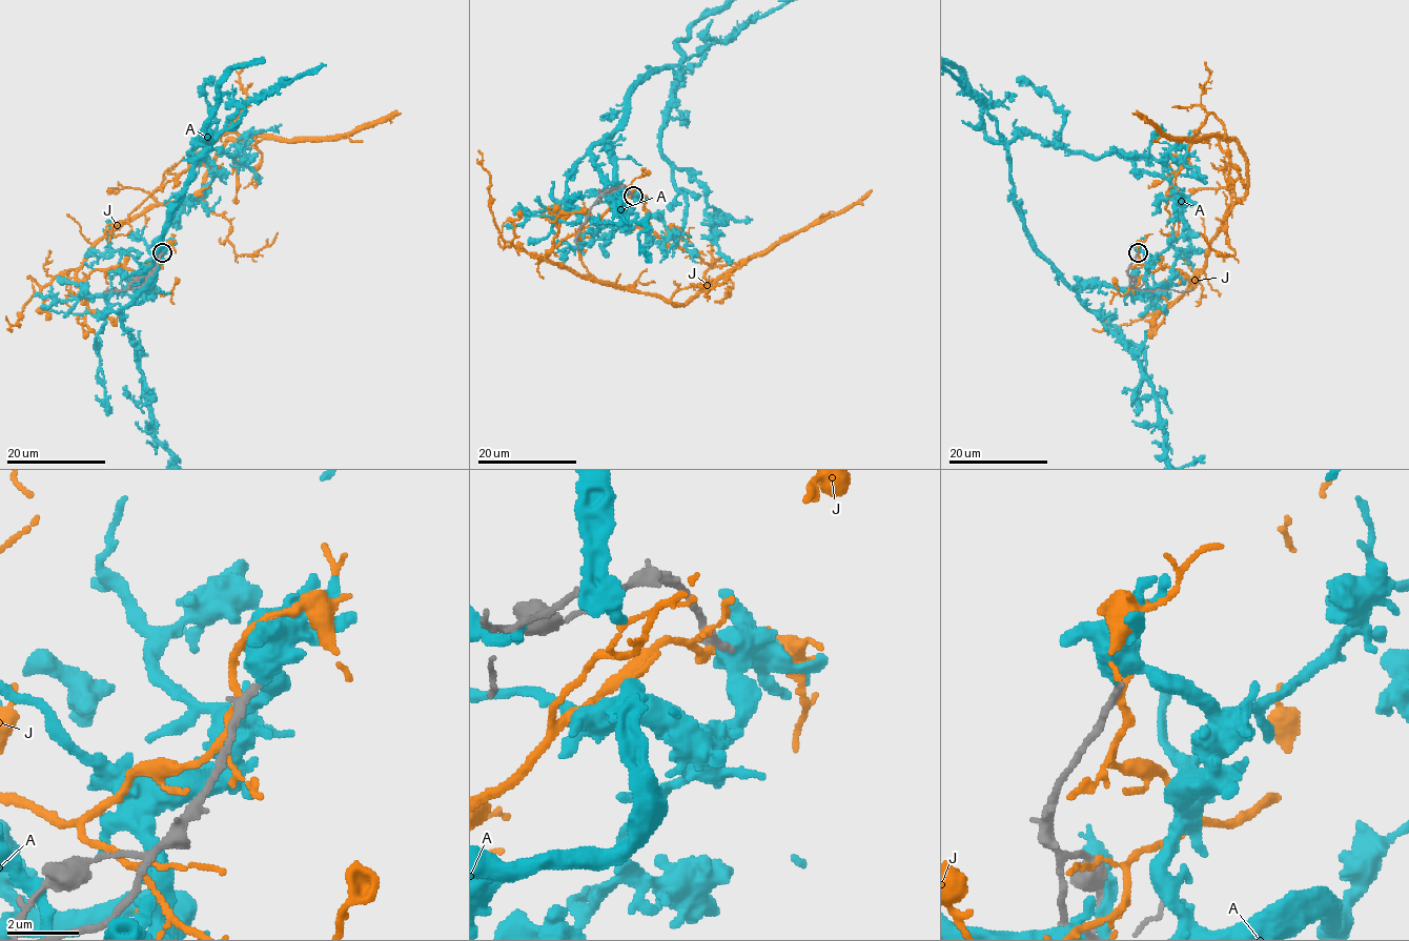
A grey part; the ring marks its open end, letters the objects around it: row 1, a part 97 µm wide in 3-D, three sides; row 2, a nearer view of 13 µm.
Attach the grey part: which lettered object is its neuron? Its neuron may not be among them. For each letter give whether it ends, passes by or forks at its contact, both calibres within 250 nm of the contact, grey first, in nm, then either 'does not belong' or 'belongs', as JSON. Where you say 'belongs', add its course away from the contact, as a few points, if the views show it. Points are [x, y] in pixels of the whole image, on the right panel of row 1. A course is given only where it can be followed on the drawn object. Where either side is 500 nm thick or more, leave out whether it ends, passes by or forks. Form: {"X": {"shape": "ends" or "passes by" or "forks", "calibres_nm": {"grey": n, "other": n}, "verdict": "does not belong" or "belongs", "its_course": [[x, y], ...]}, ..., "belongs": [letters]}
{"A": {"calibres_nm": {"grey": 240, "other": 500}, "verdict": "does not belong"}, "J": {"shape": "passes by", "calibres_nm": {"grey": 280, "other": 220}, "verdict": "does not belong"}, "belongs": []}

